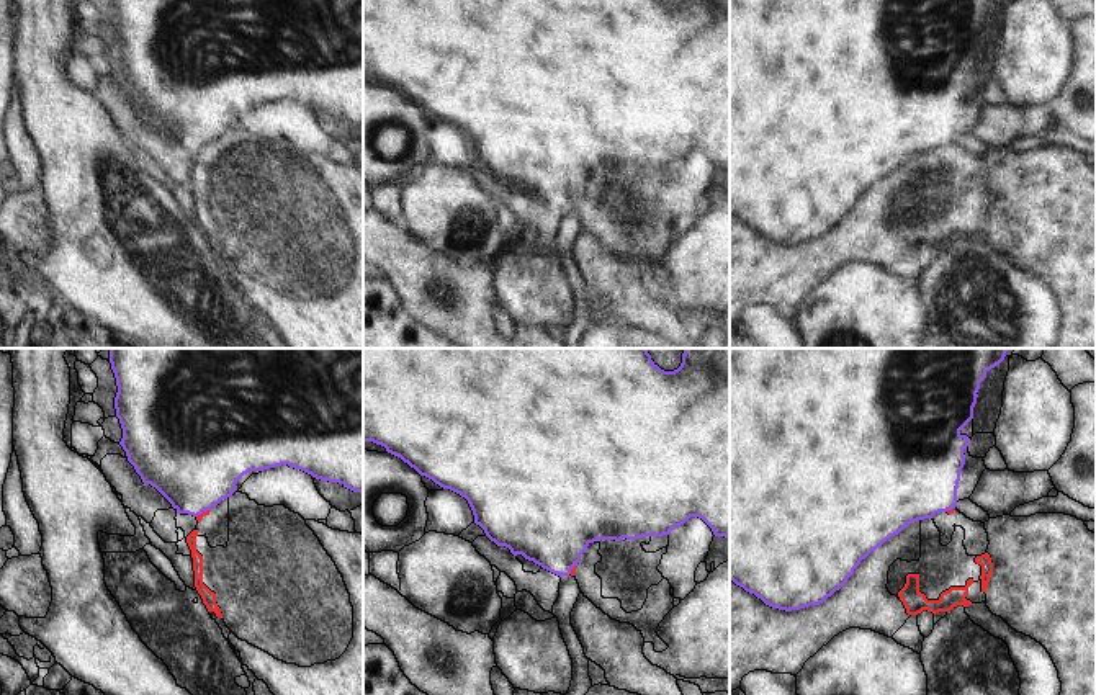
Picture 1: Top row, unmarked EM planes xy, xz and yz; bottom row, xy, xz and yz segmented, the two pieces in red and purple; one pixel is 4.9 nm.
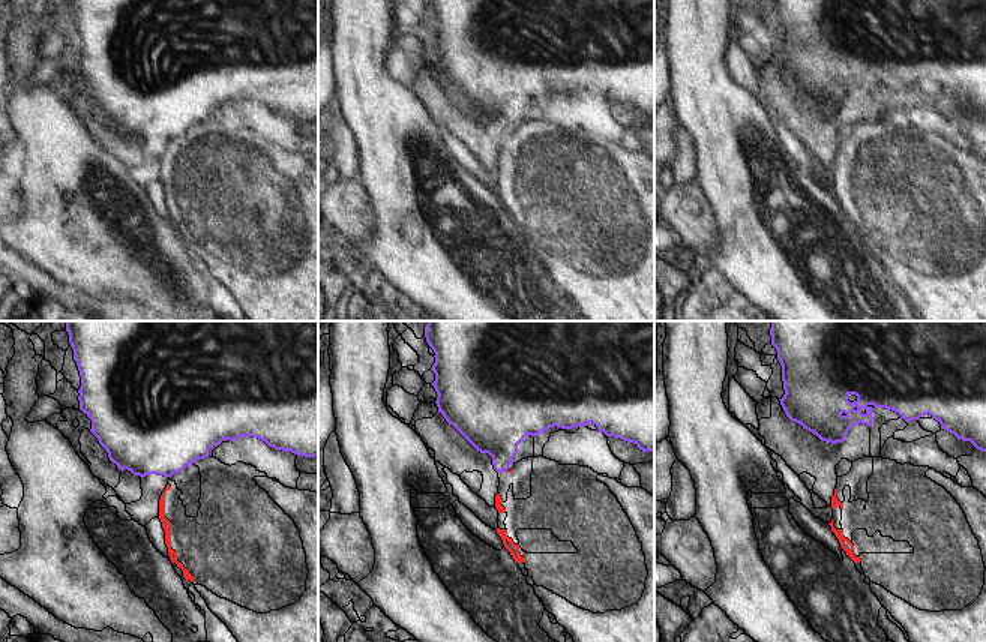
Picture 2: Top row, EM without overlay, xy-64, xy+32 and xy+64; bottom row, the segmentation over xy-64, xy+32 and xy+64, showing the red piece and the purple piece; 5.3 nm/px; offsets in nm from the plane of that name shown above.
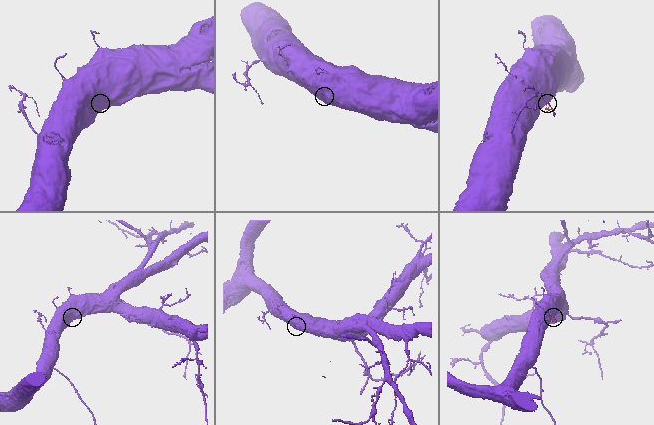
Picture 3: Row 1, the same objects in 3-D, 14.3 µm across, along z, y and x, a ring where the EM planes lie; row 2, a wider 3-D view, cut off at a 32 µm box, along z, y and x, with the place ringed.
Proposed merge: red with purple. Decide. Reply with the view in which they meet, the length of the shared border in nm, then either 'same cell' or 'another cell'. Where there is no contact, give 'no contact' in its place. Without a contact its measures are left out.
xy | 80 nm | another cell

